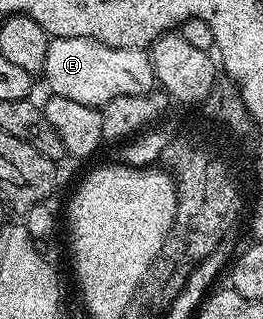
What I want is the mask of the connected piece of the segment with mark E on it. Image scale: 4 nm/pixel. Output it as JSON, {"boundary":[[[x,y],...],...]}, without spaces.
{"boundary":[[[53,38],[47,48],[47,60],[43,71],[43,79],[49,85],[50,95],[67,96],[67,100],[75,100],[79,104],[106,106],[115,96],[139,96],[148,94],[154,89],[153,65],[145,50],[135,48],[111,48],[107,44],[99,44],[90,38]]]}

